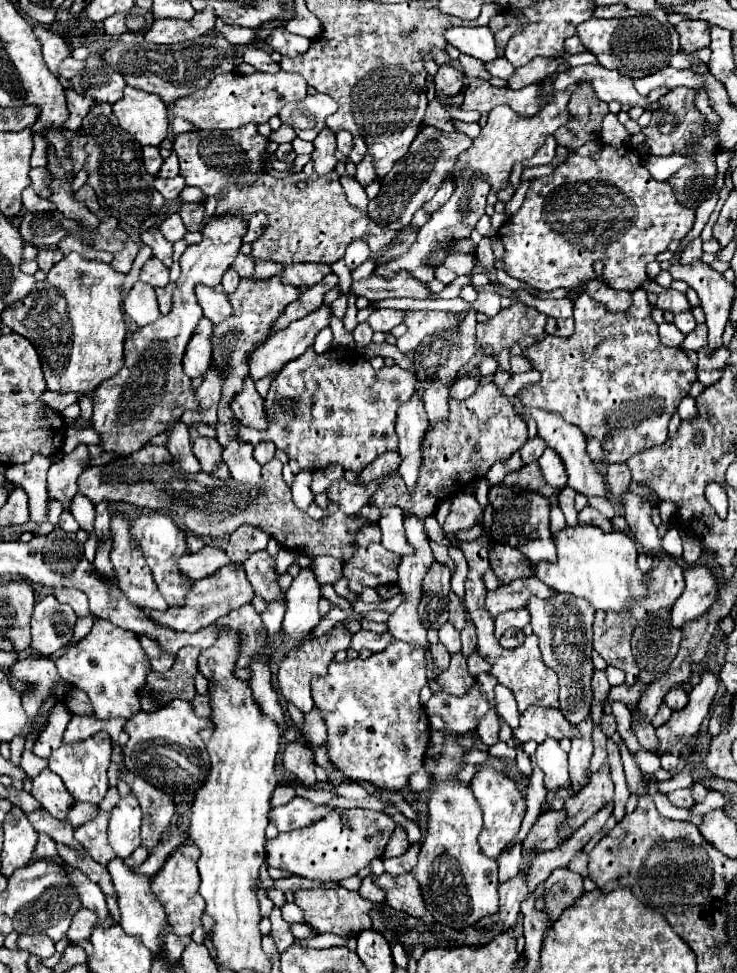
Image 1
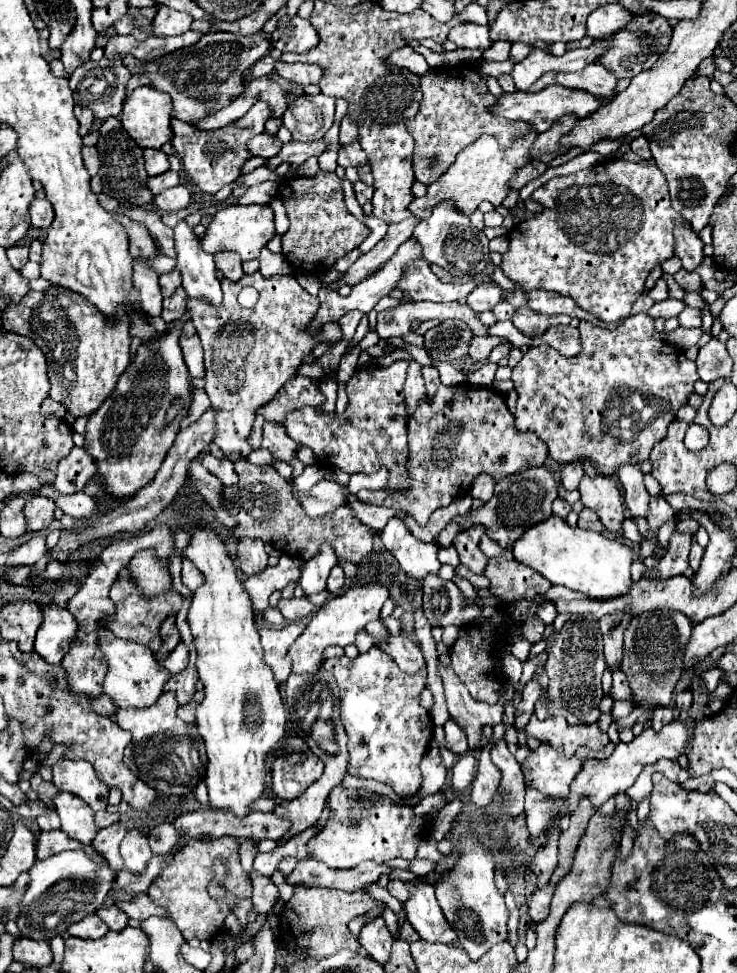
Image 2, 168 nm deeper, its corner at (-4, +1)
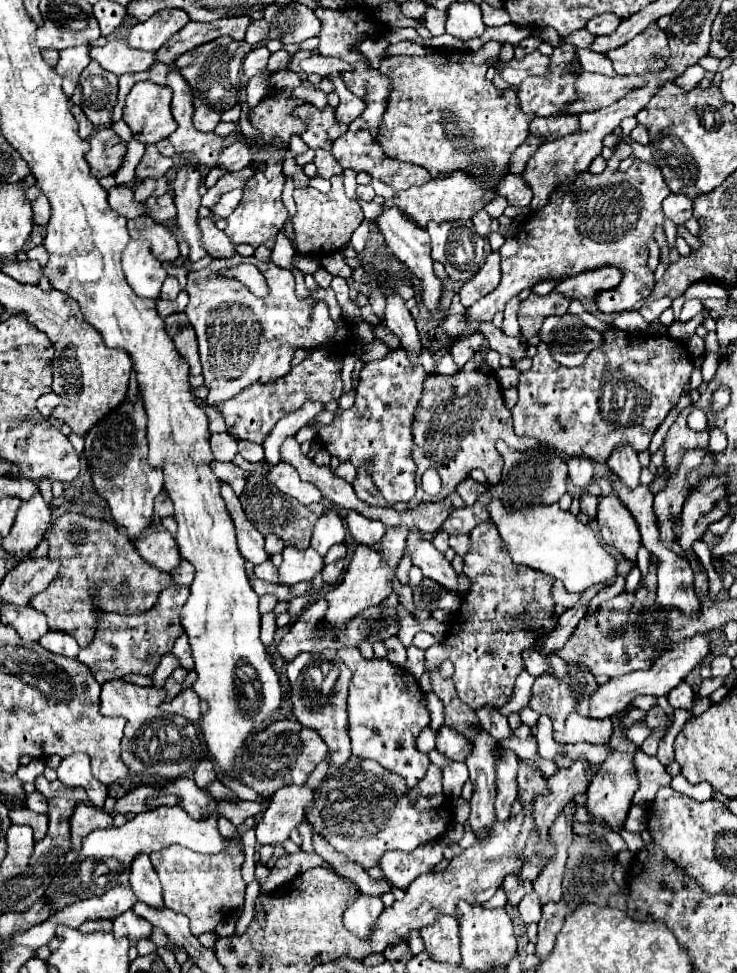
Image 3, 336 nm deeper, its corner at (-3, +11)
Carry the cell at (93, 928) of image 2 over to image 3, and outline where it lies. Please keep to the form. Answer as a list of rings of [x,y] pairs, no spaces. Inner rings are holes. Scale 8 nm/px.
[[[86,921],[86,925],[80,925],[82,933],[92,933],[92,931],[112,931],[112,921]]]

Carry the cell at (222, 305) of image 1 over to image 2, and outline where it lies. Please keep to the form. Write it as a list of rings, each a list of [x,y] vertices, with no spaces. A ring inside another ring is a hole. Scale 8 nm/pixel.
[[[179,221],[175,227],[175,251],[177,269],[181,271],[183,289],[187,291],[187,295],[203,299],[211,305],[219,305],[223,295],[221,283],[215,275],[215,261],[201,249],[193,229],[189,229],[183,221]]]

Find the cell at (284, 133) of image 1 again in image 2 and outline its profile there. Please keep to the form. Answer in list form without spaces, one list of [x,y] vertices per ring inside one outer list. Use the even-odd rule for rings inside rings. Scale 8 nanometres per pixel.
[[[261,133],[261,135],[255,135],[253,139],[249,139],[247,141],[247,147],[249,147],[249,151],[253,155],[259,155],[259,157],[267,157],[269,159],[269,157],[275,157],[281,151],[283,143],[281,143],[281,139],[277,135]]]

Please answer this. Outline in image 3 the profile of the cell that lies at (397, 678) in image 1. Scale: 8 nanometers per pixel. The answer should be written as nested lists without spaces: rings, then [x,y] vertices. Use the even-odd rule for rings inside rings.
[[[340,649],[338,657],[352,671],[350,697],[348,697],[348,721],[352,755],[358,759],[378,761],[392,773],[404,777],[408,787],[414,787],[430,765],[428,755],[416,749],[416,737],[430,725],[430,711],[416,679],[402,667],[392,665],[386,659],[366,661],[358,649]]]

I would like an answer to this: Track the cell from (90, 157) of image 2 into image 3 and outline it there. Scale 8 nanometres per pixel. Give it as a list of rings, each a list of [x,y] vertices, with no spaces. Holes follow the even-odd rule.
[[[110,127],[98,129],[90,139],[90,151],[86,155],[88,165],[96,177],[116,175],[122,169],[126,157],[126,141],[122,141]]]

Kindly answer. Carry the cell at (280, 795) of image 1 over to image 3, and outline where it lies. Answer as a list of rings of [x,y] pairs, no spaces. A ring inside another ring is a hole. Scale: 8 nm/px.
[[[212,781],[208,787],[206,787],[206,791],[216,799],[216,801],[220,801],[220,799],[230,799],[230,801],[238,801],[238,797],[228,789],[228,787],[224,787],[220,781]]]

